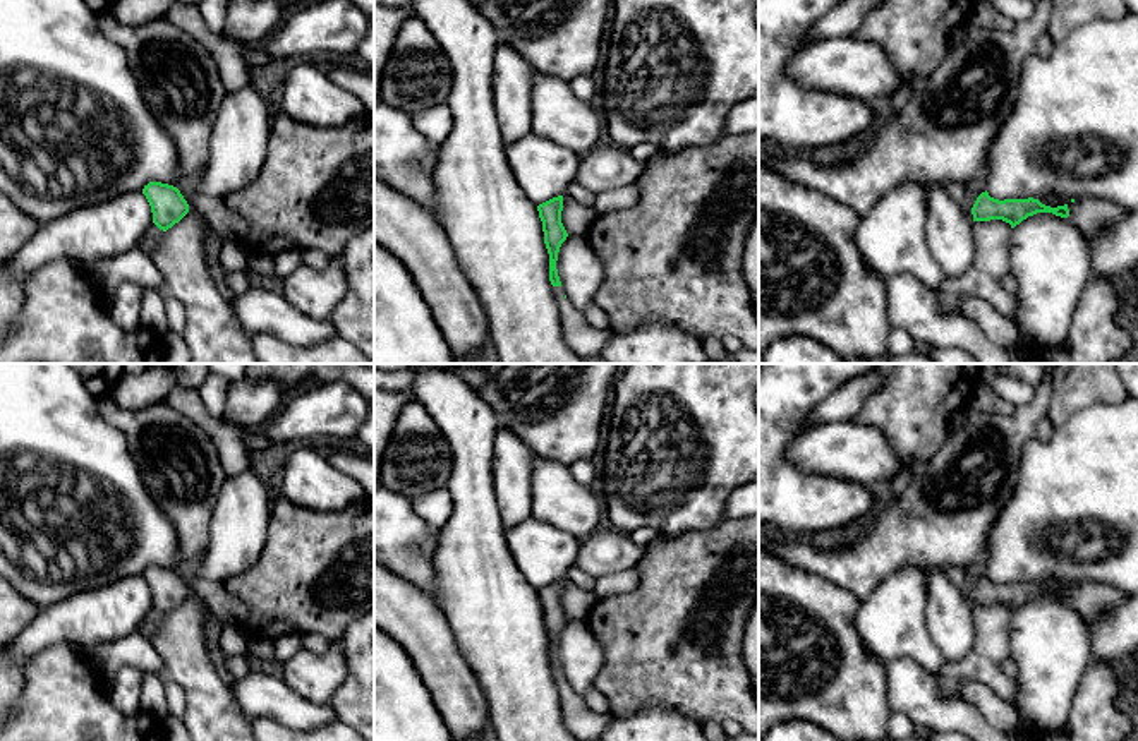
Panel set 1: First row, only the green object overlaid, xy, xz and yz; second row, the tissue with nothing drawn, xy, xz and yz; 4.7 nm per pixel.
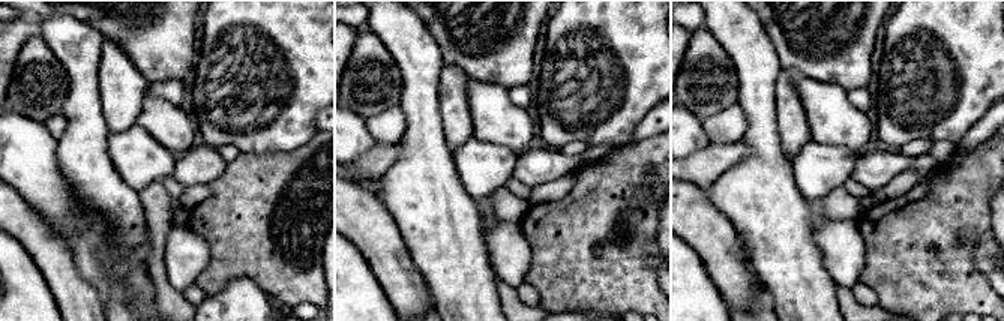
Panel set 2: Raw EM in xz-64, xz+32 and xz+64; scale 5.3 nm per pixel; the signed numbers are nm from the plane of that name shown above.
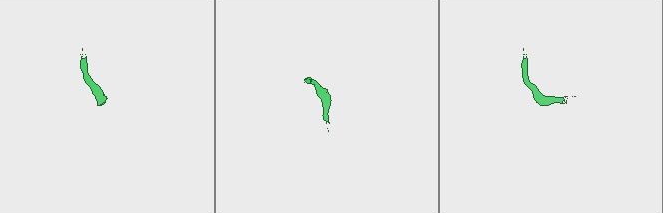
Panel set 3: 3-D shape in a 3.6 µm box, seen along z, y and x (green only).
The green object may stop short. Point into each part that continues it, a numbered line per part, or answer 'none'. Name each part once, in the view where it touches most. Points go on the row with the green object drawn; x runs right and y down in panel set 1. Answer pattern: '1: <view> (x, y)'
1: yz (1090, 215)

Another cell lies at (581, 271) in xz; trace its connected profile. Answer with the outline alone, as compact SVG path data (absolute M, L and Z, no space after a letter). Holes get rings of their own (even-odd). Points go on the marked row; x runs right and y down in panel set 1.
M568 235L556 261L558 276L566 298L584 310L594 302L604 280L604 266L585 235Z

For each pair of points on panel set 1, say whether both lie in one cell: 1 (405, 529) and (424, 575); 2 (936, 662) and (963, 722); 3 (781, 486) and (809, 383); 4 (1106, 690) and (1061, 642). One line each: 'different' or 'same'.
1: same
2: different
3: same
4: different

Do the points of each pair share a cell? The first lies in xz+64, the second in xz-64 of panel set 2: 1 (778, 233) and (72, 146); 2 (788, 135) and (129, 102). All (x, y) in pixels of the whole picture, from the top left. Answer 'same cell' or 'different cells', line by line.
1: same cell
2: same cell

